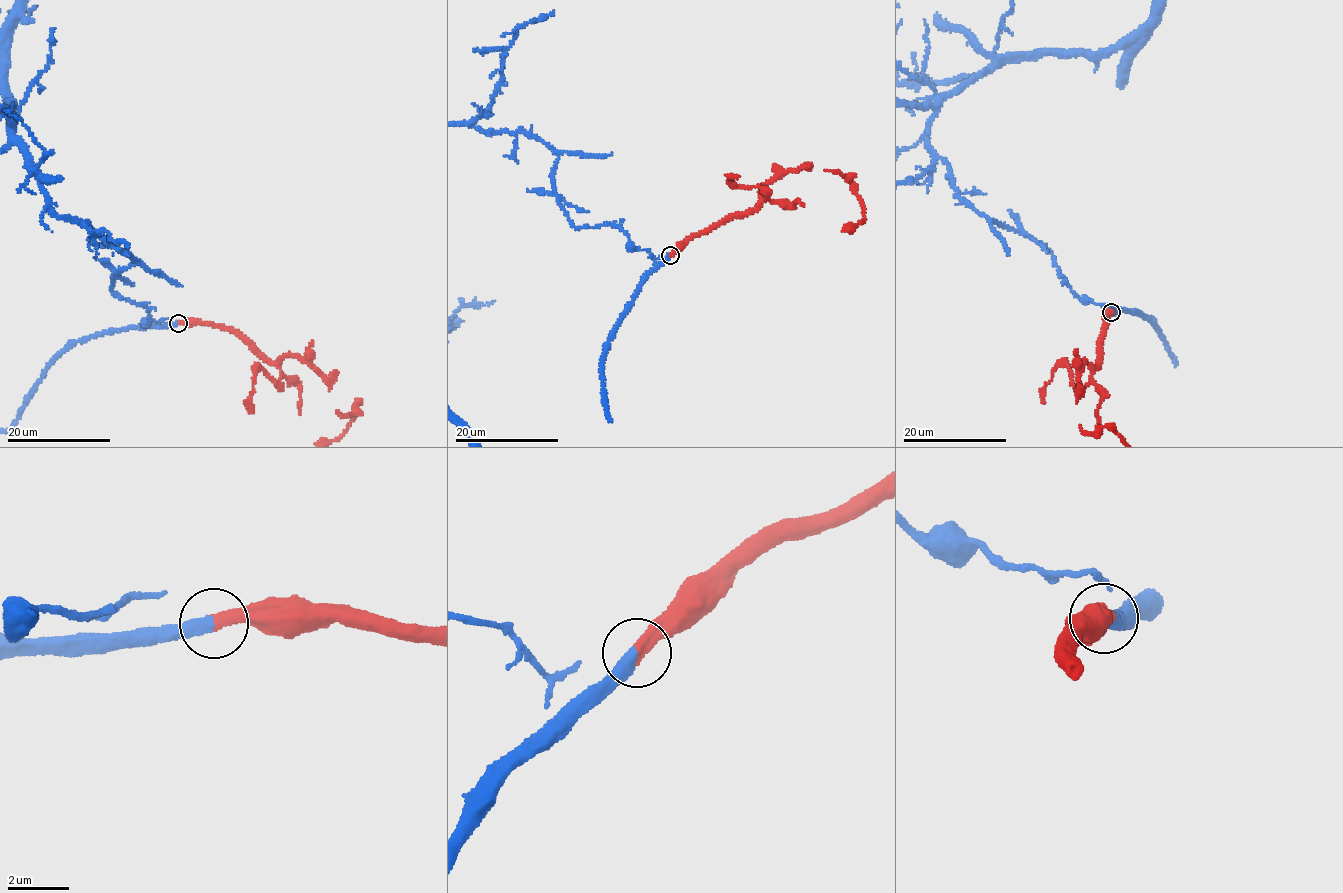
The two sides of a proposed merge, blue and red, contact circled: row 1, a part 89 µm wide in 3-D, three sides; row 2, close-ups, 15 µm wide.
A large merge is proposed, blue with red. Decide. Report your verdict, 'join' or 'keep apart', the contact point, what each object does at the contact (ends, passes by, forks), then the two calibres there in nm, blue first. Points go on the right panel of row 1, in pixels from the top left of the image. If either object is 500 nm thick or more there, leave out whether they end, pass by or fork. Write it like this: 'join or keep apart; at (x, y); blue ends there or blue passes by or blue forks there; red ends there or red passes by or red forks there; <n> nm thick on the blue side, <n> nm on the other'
join; at (1111, 312); blue ends there; red ends there; 480 nm thick on the blue side, 480 nm on the other

